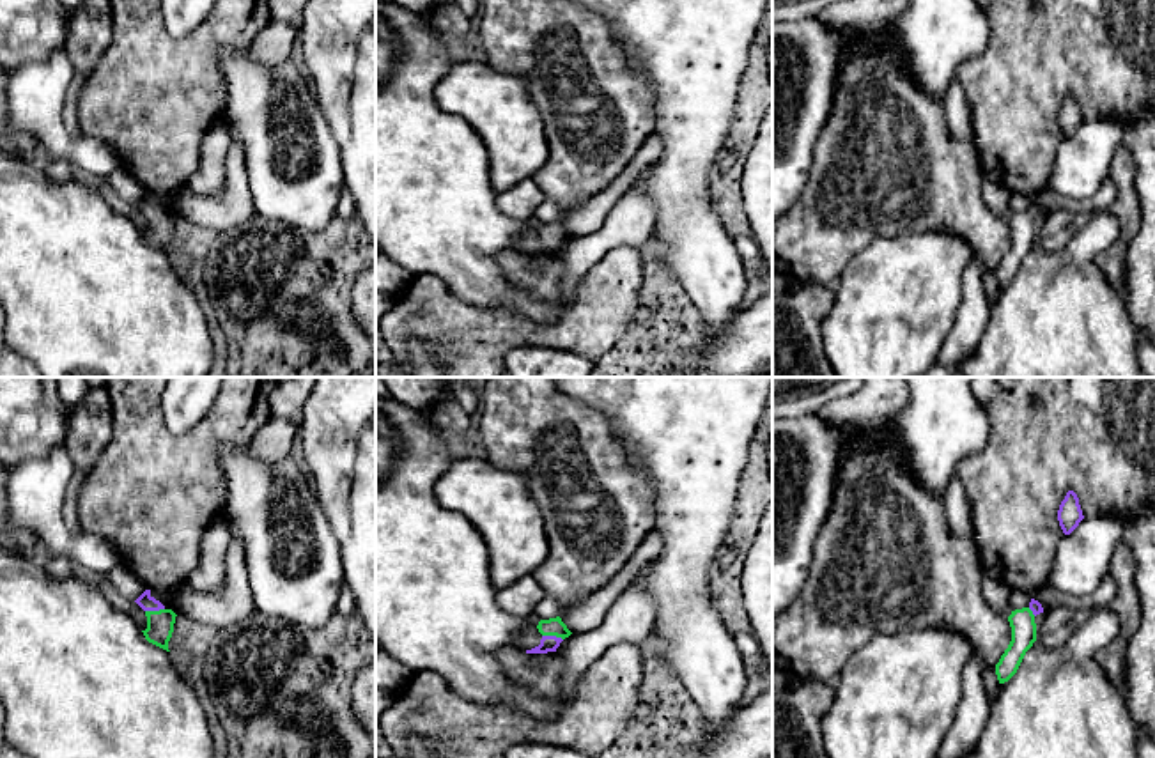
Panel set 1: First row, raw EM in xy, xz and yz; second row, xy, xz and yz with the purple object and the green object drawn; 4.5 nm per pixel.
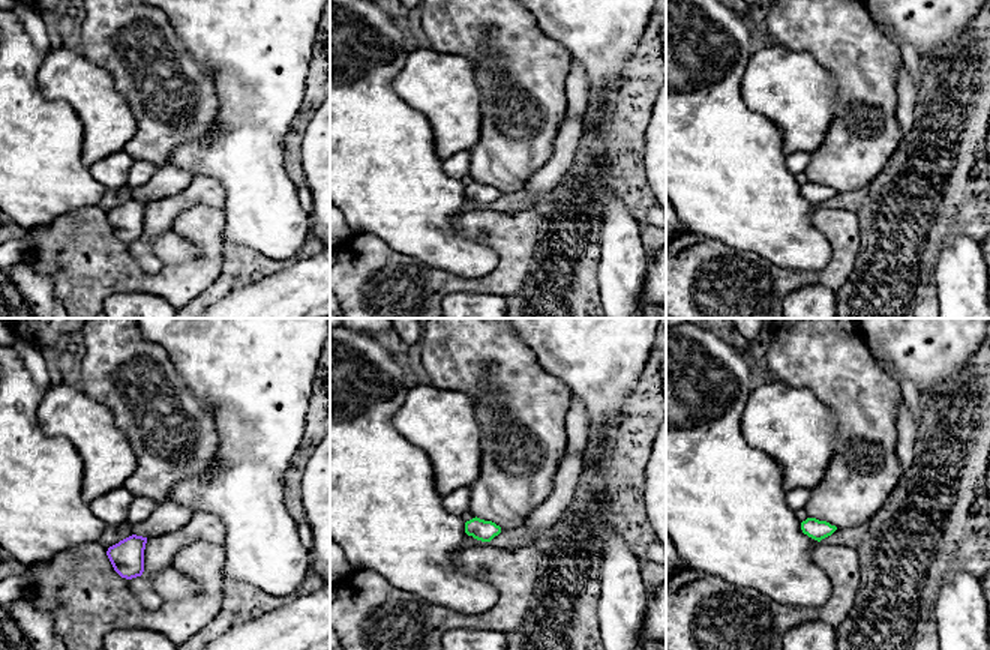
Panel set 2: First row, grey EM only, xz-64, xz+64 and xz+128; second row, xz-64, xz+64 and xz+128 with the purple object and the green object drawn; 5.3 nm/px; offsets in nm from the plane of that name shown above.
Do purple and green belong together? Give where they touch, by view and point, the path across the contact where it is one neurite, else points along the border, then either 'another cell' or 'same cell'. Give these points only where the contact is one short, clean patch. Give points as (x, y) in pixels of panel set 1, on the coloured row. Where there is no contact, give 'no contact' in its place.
contact xz (553, 636); way xz (548, 643), (553, 636), (553, 626); same cell

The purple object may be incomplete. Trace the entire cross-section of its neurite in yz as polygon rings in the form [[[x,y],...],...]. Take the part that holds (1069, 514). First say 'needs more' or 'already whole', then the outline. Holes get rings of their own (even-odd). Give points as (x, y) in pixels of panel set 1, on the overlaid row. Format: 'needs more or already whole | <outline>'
already whole | [[[1068,491],[1058,510],[1058,521],[1065,535],[1070,535],[1084,519],[1079,498],[1074,491]]]

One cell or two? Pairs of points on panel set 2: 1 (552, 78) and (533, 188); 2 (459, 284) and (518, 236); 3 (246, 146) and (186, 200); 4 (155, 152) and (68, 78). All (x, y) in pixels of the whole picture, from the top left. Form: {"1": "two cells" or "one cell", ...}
{"1": "two cells", "2": "one cell", "3": "two cells", "4": "two cells"}

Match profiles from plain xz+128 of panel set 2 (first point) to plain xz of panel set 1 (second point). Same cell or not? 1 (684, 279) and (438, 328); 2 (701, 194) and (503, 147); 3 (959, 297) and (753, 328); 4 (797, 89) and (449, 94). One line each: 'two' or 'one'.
1: one
2: two
3: two
4: one

